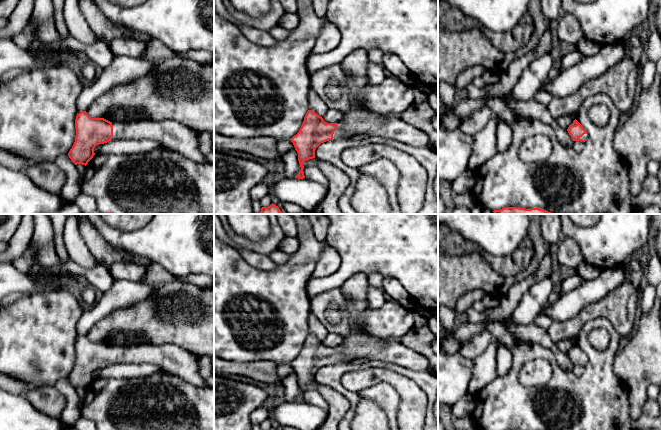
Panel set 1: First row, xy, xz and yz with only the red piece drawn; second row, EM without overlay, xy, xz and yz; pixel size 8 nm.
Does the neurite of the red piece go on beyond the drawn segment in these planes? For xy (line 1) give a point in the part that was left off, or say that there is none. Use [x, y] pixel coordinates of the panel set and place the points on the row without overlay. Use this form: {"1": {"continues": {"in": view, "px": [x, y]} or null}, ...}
{"1": {"continues": {"in": "xy", "px": [173, 359]}}}

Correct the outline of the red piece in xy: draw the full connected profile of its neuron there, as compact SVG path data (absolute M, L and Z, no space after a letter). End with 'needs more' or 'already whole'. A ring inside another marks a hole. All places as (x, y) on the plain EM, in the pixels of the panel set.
M81 335L75 343L75 366L68 380L77 389L87 389L95 379L94 372L111 364L149 363L160 366L186 382L208 387L199 371L198 357L173 344L110 346L104 342L92 342Z; needs more

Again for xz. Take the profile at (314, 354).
M364 273L352 275L340 286L347 300L346 311L350 315L351 330L339 346L327 347L314 335L307 335L299 356L290 363L298 377L301 391L295 402L305 402L303 387L315 382L315 374L321 367L337 362L368 357L413 371L433 372L427 357L405 346L399 339L380 339L365 332L361 314L368 305L368 288L368 278Z; needs more

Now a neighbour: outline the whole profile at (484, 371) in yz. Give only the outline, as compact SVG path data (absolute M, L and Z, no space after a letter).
M491 339L484 353L472 360L473 368L468 394L476 397L482 388L498 377L496 354L500 347L502 347L500 342Z

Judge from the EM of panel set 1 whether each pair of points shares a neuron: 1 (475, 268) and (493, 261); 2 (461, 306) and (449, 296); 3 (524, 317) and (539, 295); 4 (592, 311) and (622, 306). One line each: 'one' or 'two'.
1: two
2: two
3: one
4: one

